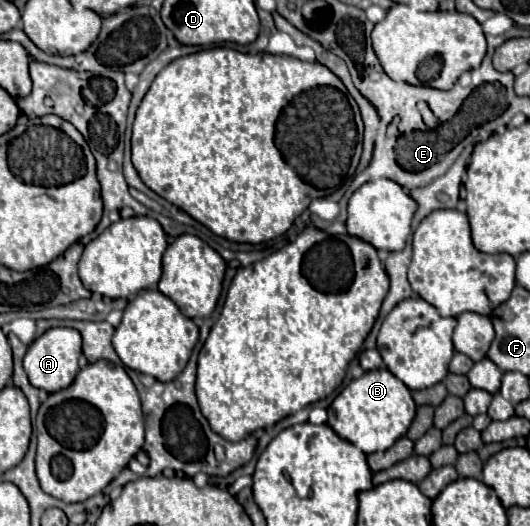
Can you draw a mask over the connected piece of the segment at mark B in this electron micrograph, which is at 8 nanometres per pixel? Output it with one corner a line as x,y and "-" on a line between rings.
386,367
366,371
362,377
348,383
342,393
330,405
334,423
328,423
342,439
354,443
366,455
374,451
386,451
392,447
402,435
406,435
414,415
416,403
410,395
410,389
392,375

